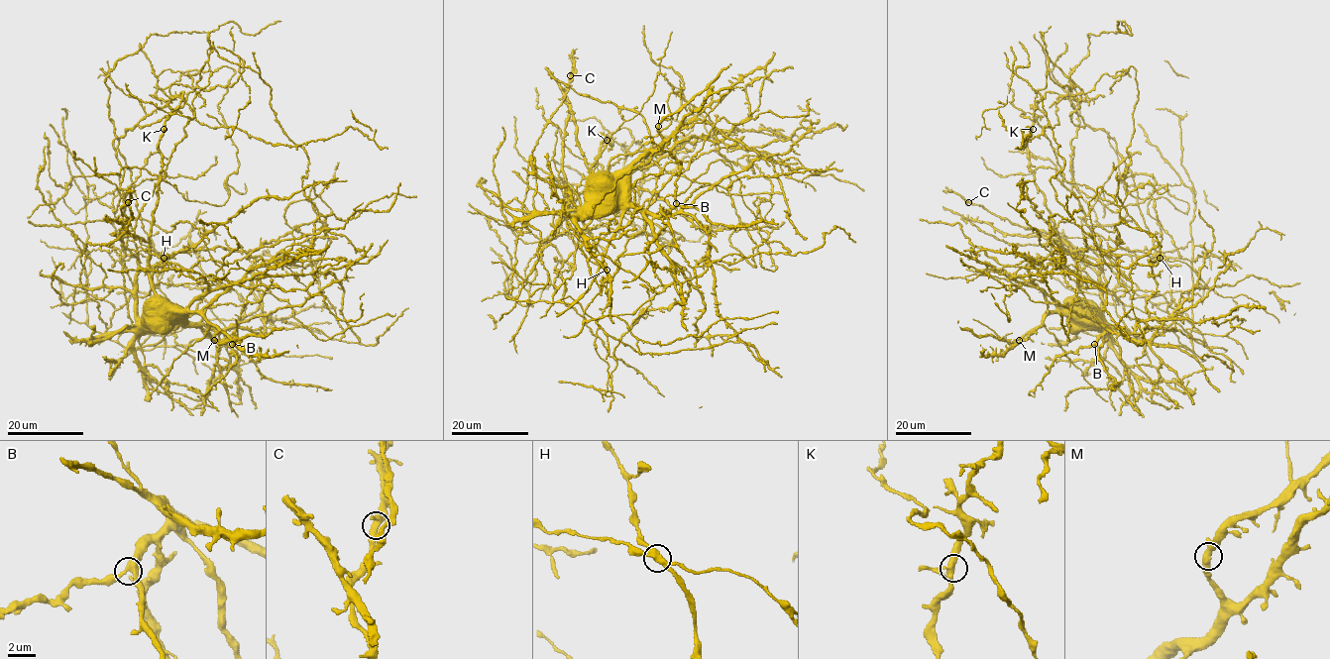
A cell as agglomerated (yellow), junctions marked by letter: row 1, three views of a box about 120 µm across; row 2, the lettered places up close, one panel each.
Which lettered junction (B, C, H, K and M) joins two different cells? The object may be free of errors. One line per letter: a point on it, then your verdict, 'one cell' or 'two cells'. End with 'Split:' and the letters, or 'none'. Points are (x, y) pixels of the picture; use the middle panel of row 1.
B: (676, 203) | one cell
C: (570, 75) | one cell
H: (607, 270) | two cells
K: (607, 140) | one cell
M: (658, 126) | one cell
Split: H

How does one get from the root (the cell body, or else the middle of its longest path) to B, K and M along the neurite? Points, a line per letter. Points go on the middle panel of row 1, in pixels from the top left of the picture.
B: (603, 188), (610, 188), (629, 206), (645, 208), (659, 215), (665, 215), (676, 203)
K: (603, 188), (592, 187), (592, 166), (601, 154), (604, 139), (602, 135), (606, 140)
M: (603, 188), (612, 185), (634, 164), (659, 147), (662, 135), (658, 126)

